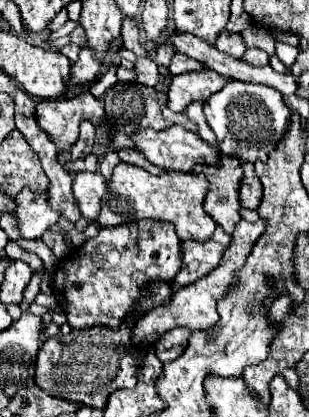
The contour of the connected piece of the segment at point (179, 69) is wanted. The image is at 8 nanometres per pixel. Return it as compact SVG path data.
M176 53L172 57L172 65L170 65L170 73L172 75L180 75L180 73L188 73L188 71L200 71L200 63L196 59L190 59L188 55Z

